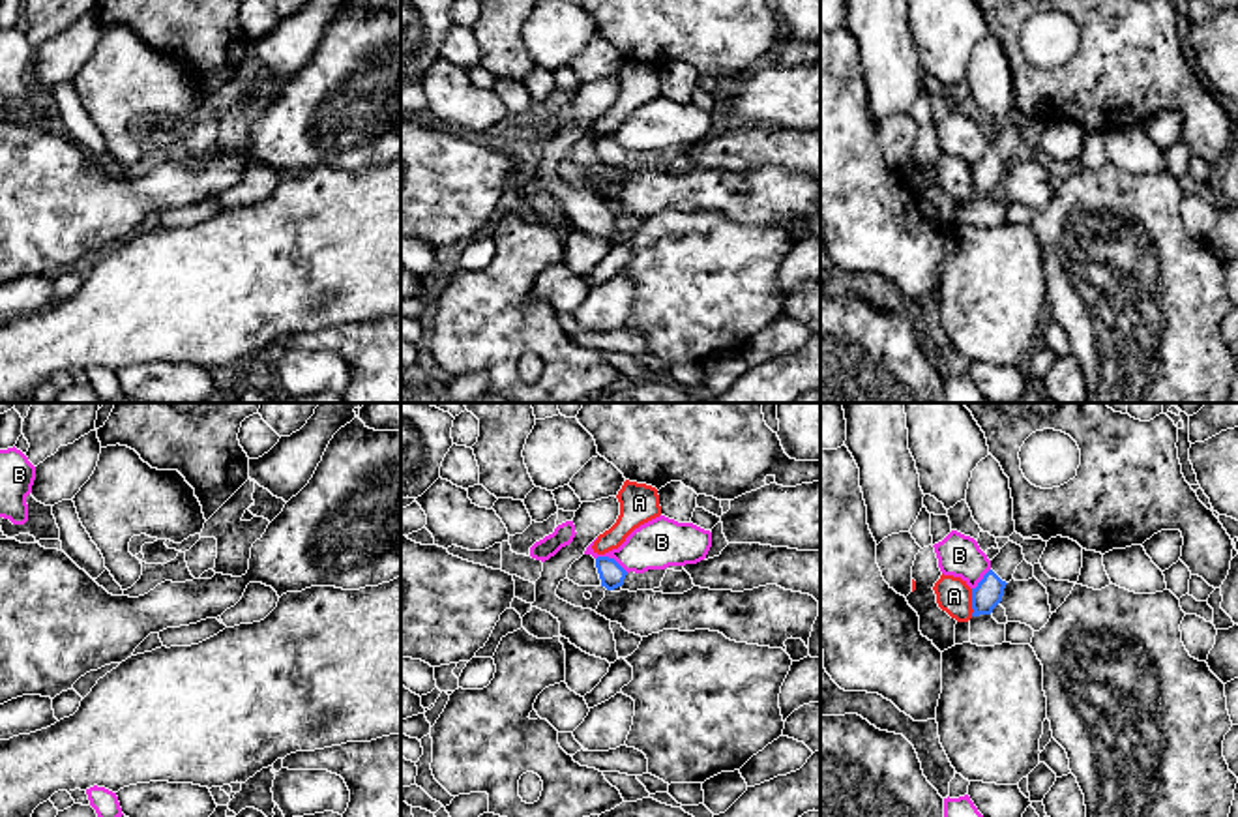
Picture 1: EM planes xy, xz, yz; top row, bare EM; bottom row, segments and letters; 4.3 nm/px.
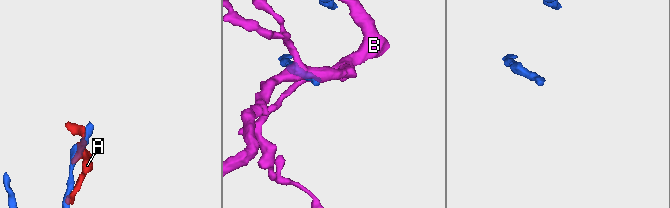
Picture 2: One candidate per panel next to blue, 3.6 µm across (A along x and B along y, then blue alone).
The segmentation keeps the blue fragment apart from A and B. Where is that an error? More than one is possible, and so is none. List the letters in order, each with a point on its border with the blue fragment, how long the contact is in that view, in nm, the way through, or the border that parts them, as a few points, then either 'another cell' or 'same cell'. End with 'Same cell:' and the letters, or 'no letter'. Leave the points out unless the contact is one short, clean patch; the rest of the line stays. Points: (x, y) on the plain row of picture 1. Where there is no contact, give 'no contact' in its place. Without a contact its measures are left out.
A: yz (972, 182) | 120 nm | another cell
B: xz (613, 139) | 160 nm | along xz (596, 137), (613, 137), (628, 152) | another cell
Same cell: no letter

